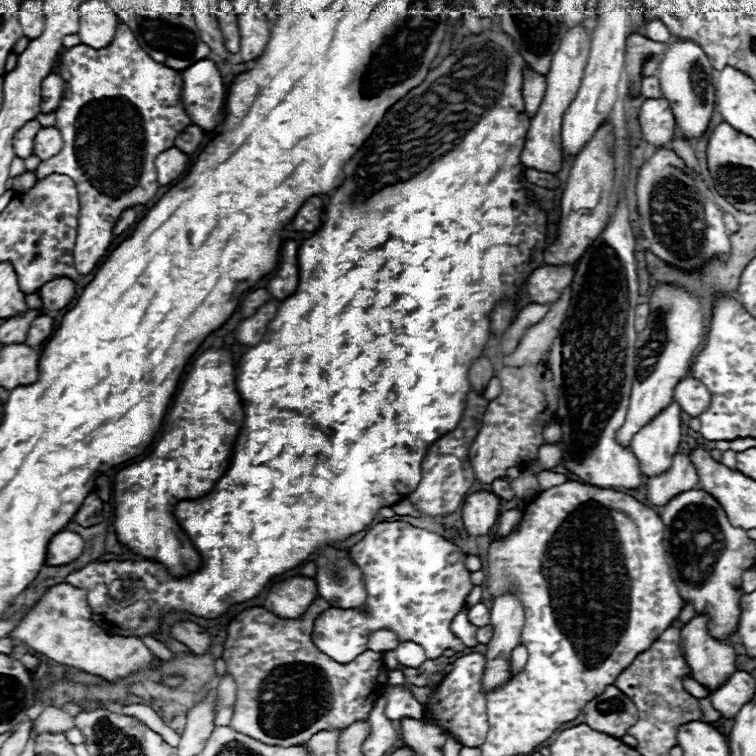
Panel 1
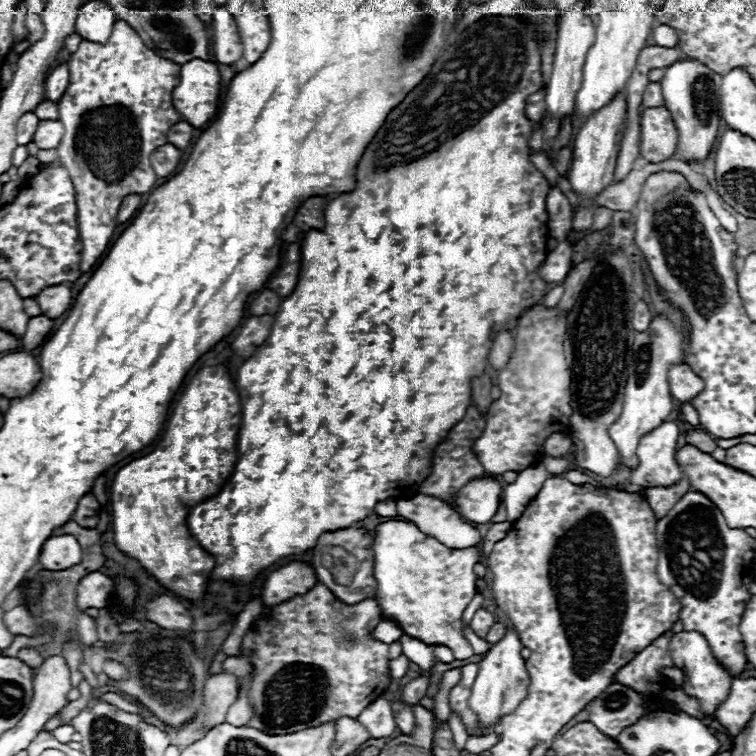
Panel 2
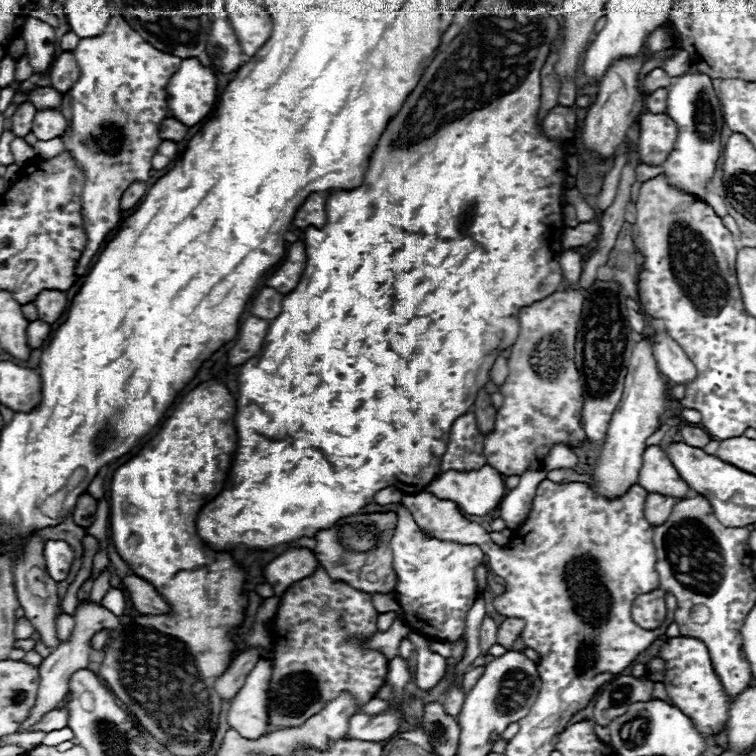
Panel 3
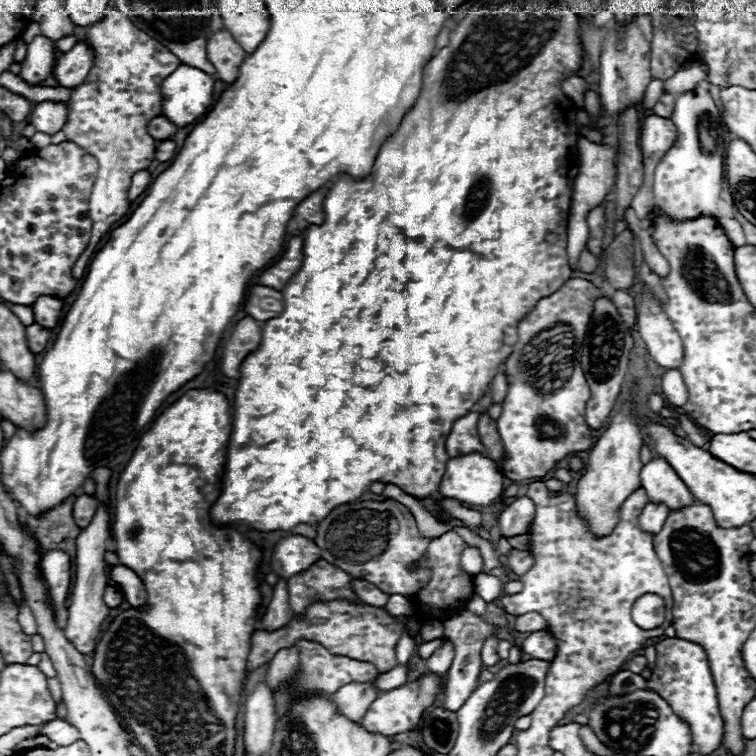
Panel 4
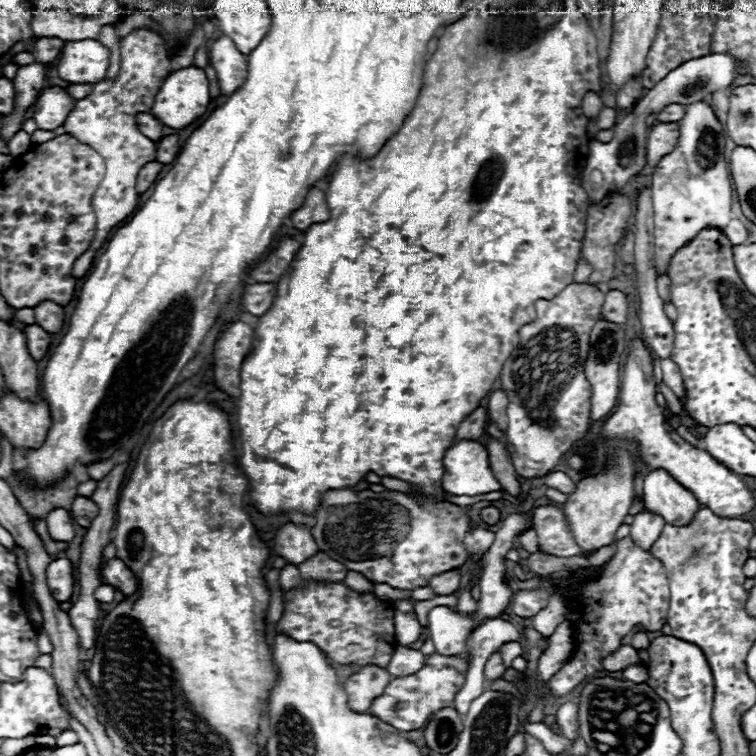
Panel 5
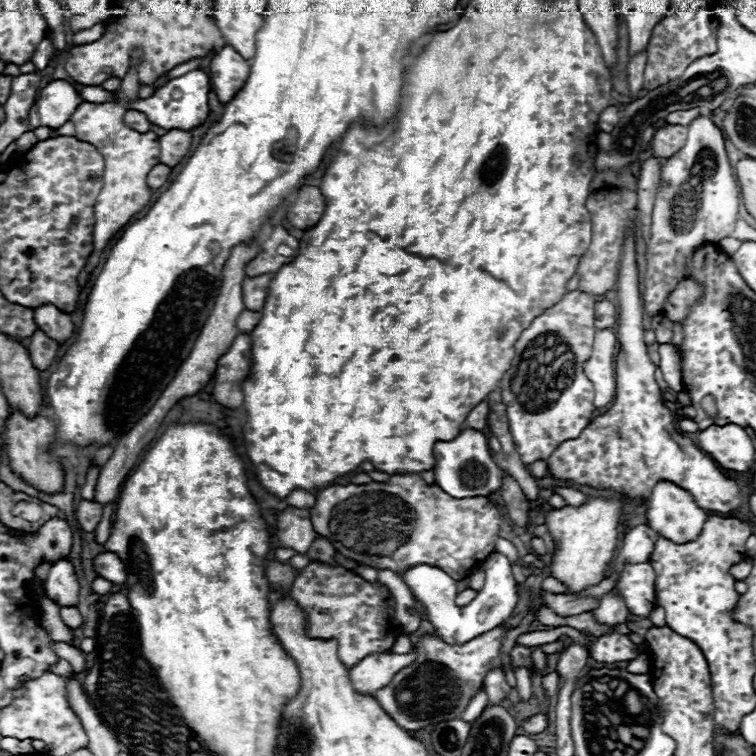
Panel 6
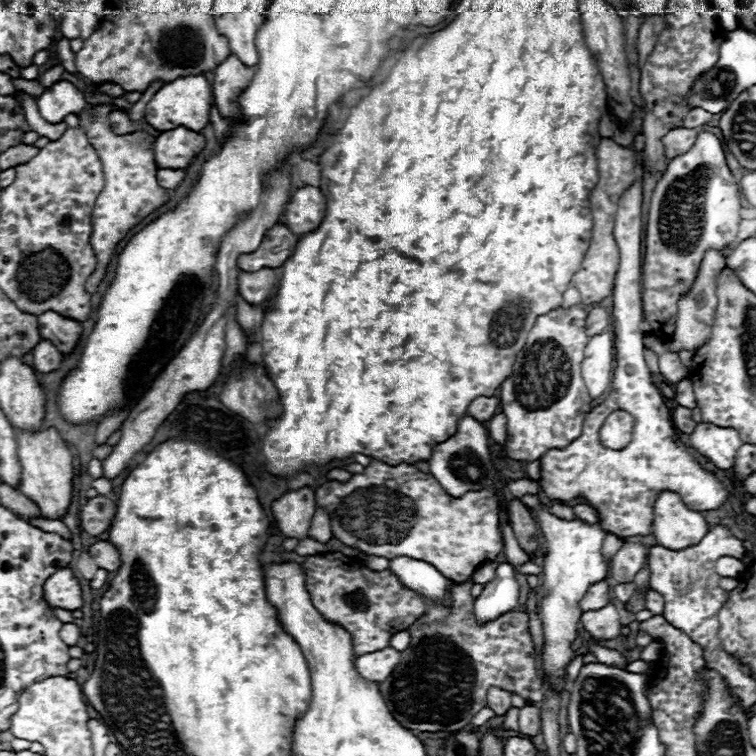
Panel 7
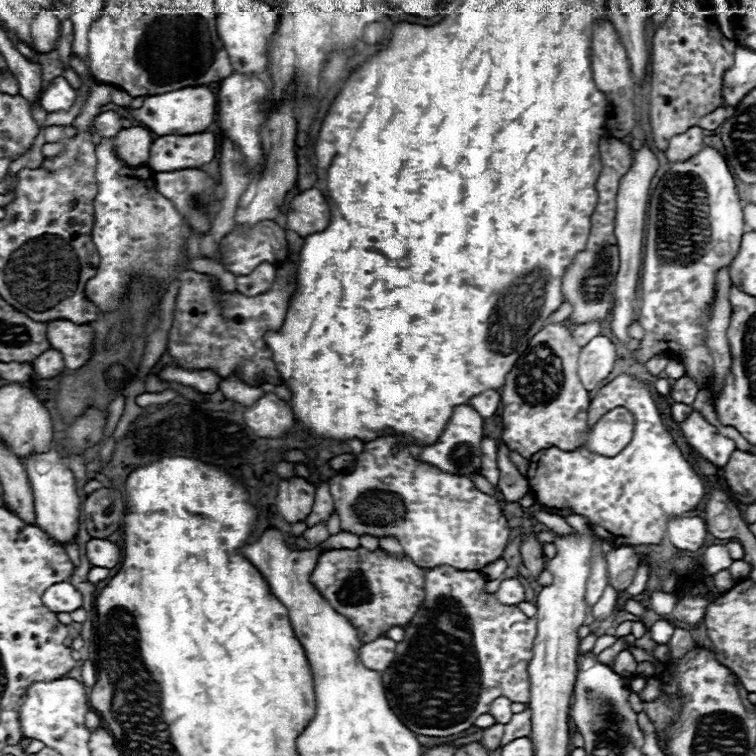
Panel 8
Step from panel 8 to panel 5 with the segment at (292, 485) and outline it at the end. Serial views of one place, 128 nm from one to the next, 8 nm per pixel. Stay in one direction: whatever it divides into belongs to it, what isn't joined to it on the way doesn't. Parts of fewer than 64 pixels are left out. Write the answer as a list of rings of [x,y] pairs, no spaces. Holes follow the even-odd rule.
[[[286,524],[276,532],[274,552],[282,556],[288,564],[302,564],[318,552],[318,546],[308,528]]]

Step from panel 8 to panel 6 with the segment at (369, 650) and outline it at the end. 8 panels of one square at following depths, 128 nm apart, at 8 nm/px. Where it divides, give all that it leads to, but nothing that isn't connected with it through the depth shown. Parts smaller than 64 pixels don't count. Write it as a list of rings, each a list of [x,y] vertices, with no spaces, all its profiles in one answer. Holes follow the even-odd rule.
[[[386,652],[386,654],[366,656],[350,670],[352,688],[362,696],[374,696],[380,688],[390,684],[396,672],[406,668],[406,664],[412,664],[416,658],[416,652],[410,654]]]

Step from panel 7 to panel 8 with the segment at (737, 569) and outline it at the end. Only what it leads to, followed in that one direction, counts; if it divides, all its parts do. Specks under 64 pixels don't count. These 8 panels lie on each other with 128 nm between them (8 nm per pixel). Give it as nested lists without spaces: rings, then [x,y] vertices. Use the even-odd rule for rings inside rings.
[[[714,544],[714,546],[708,546],[706,552],[704,552],[704,560],[702,560],[702,570],[706,576],[712,576],[720,570],[726,570],[730,568],[734,560],[730,558],[730,554],[726,552],[726,548],[722,548],[720,544]]]

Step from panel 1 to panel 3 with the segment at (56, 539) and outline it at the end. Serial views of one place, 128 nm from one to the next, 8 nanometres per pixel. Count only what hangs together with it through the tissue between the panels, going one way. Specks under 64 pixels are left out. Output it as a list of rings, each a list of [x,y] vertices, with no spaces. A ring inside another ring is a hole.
[[[46,540],[44,544],[44,560],[46,560],[46,572],[60,582],[68,576],[68,570],[74,562],[74,550],[64,540]]]

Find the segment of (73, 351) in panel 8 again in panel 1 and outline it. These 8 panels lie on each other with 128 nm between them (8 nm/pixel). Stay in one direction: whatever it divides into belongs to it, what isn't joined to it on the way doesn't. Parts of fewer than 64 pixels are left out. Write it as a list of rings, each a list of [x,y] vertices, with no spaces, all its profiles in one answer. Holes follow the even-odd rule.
[[[66,276],[52,278],[38,290],[38,294],[42,296],[42,302],[48,310],[60,310],[74,296],[74,280],[70,280]]]

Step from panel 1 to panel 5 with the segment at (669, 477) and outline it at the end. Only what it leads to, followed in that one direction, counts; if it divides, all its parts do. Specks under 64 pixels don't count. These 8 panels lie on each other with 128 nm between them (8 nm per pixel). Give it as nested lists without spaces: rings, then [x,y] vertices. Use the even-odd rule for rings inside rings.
[[[644,510],[634,516],[634,522],[630,524],[630,536],[634,538],[634,542],[638,542],[638,546],[648,550],[658,540],[664,524],[666,522],[662,516]]]

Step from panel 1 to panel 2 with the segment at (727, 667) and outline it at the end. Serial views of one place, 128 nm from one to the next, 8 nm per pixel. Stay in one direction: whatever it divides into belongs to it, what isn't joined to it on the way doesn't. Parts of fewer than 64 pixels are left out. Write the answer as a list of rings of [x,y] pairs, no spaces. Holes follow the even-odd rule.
[[[680,632],[674,634],[670,638],[670,654],[674,656],[674,664],[676,668],[680,668],[684,672],[684,692],[688,696],[696,696],[702,702],[702,710],[712,716],[714,708],[718,708],[718,704],[722,700],[726,700],[728,692],[730,692],[730,684],[732,684],[732,674],[714,658],[706,638],[700,632]]]

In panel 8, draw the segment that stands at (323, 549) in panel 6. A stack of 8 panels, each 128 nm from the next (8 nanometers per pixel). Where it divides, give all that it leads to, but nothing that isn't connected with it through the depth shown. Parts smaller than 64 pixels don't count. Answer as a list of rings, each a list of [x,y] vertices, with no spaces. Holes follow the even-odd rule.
[[[326,482],[324,484],[318,484],[316,486],[316,496],[314,496],[314,508],[310,512],[310,516],[306,518],[306,526],[316,526],[320,522],[326,522],[330,518],[334,510],[334,502],[332,502],[332,496],[330,496],[330,490],[326,488]]]

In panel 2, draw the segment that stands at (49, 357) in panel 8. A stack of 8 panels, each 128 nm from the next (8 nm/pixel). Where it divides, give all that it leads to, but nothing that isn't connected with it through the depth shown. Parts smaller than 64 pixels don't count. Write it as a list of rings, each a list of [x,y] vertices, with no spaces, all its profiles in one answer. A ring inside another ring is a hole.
[[[34,316],[34,318],[30,318],[28,328],[26,328],[24,336],[22,336],[22,348],[24,350],[38,348],[46,340],[46,336],[52,332],[52,328],[54,328],[52,318],[46,318],[46,316]]]

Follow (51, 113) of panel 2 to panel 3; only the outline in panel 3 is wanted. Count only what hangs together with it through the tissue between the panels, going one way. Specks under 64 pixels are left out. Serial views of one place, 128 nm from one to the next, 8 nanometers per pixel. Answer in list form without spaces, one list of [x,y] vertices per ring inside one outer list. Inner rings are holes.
[[[36,88],[28,92],[28,100],[34,104],[36,110],[48,110],[48,108],[60,108],[62,94],[54,92],[54,88]]]

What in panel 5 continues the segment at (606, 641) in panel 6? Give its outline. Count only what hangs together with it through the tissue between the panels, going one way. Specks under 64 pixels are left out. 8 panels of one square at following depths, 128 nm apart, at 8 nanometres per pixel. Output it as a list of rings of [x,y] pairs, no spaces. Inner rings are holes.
[[[622,646],[618,648],[618,652],[614,652],[610,658],[604,660],[604,668],[610,670],[610,672],[616,672],[616,670],[624,670],[628,666],[634,666],[638,664],[638,650],[634,650],[632,646]]]

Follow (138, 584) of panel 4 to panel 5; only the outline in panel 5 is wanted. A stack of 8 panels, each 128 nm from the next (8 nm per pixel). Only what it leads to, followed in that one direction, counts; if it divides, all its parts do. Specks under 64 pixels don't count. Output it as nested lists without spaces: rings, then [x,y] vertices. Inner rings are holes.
[[[118,558],[104,562],[102,580],[106,584],[118,588],[124,596],[132,596],[134,592],[138,592],[138,580],[136,580],[134,572],[130,572],[130,568],[126,568],[126,564],[122,564],[122,560],[118,560]]]

